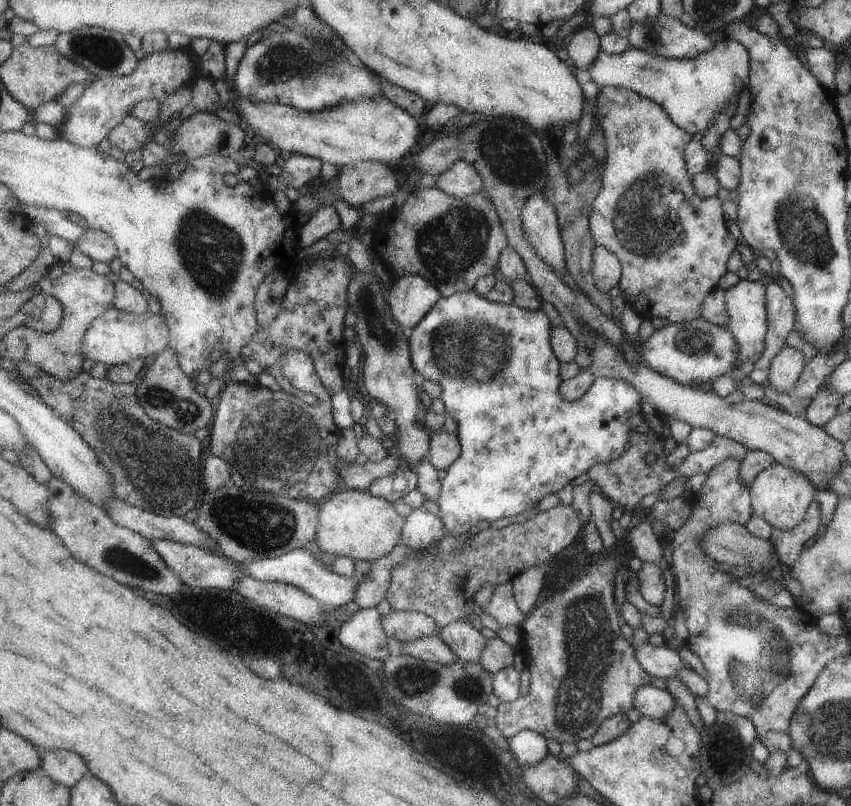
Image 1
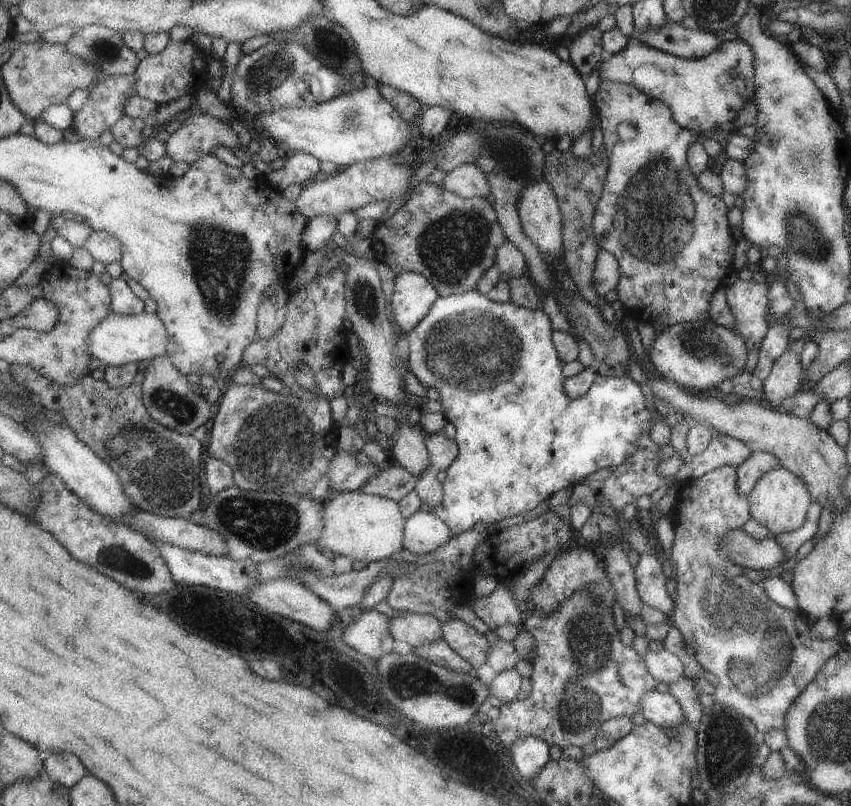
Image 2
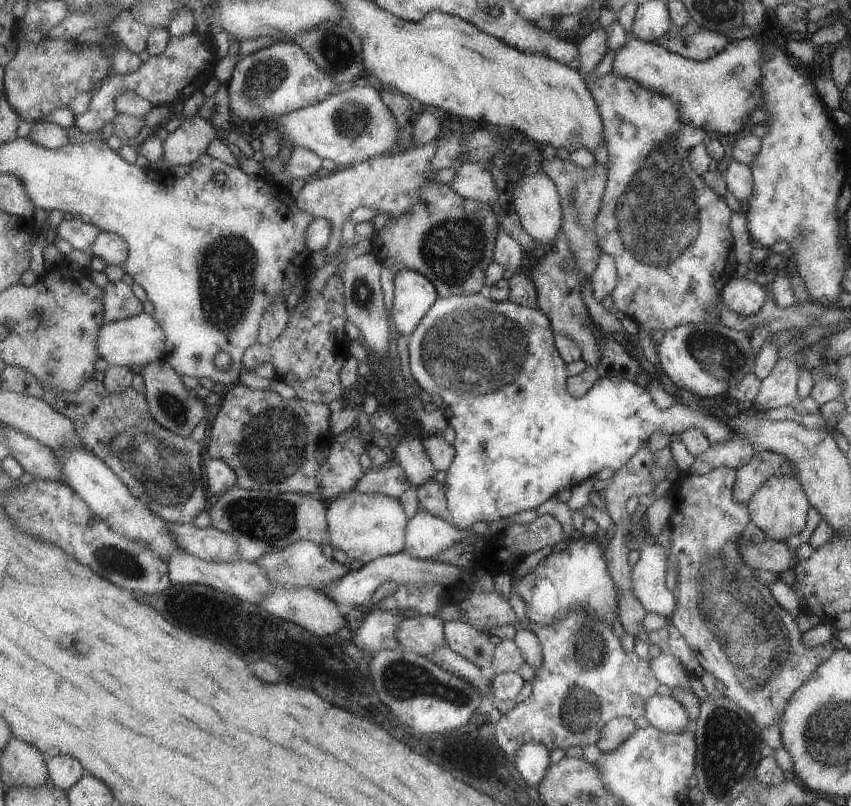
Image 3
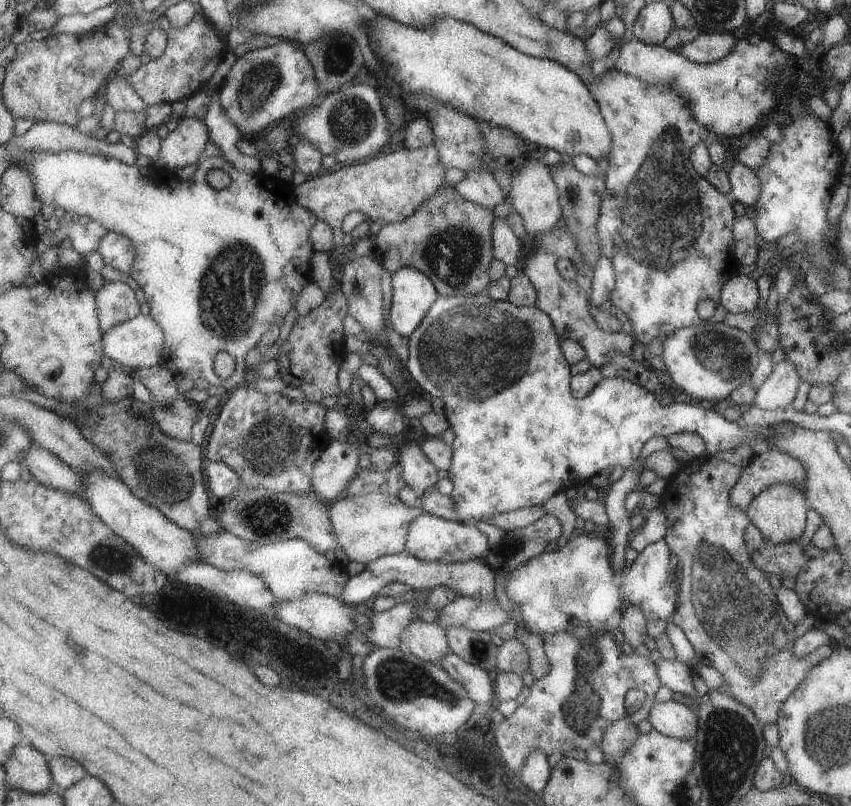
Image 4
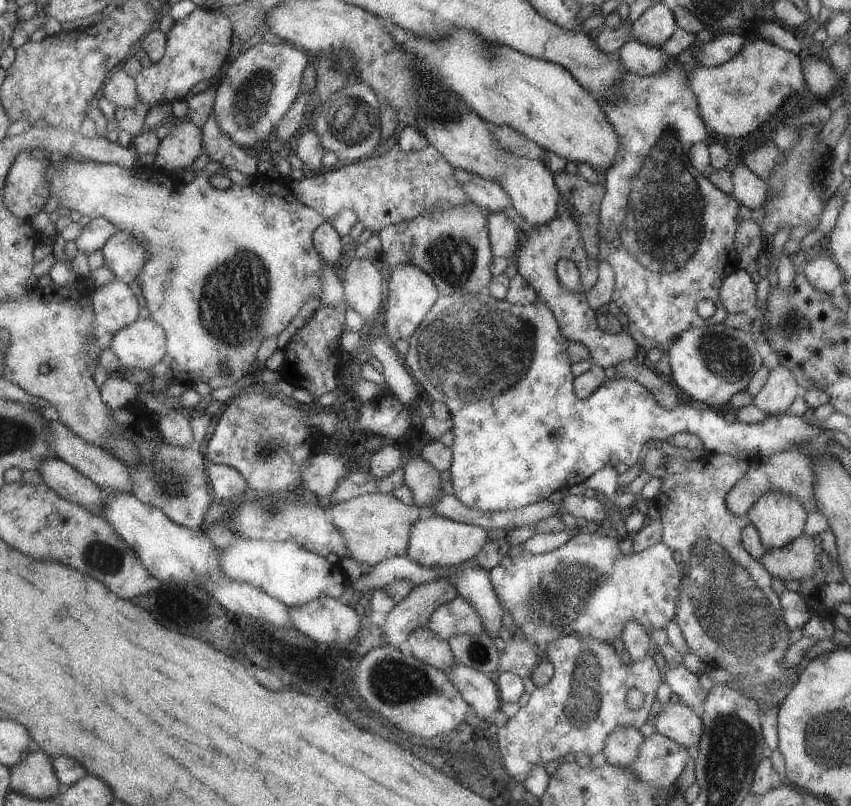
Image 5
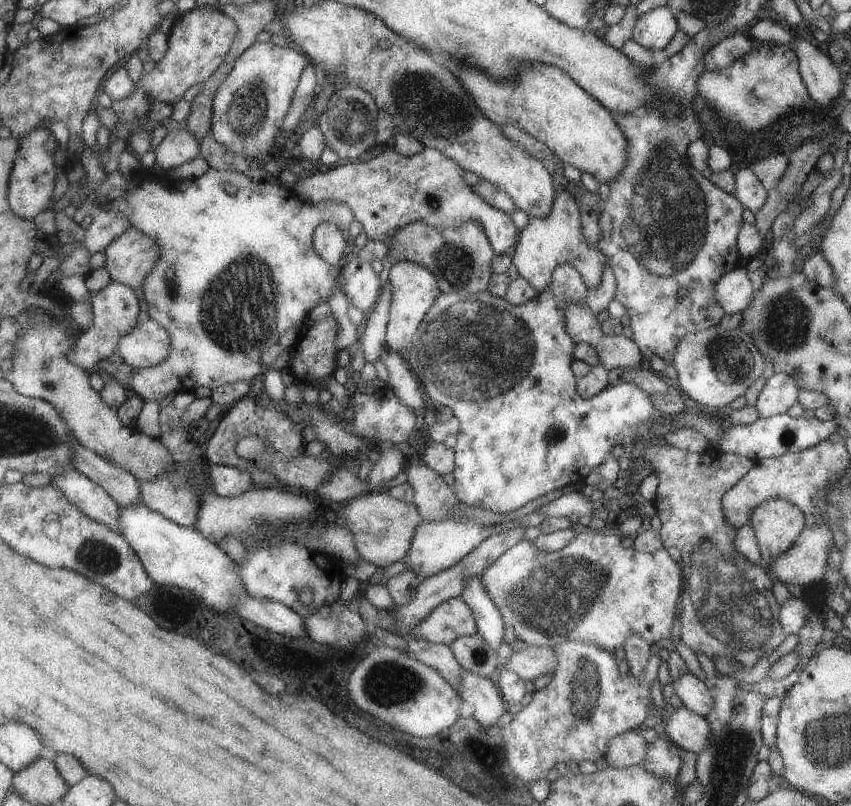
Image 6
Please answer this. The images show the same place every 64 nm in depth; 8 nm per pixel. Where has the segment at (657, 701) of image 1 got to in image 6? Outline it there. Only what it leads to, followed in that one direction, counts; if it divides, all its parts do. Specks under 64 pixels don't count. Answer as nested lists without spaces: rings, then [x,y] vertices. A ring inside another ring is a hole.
[[[683,706],[674,708],[674,711],[661,721],[665,734],[676,746],[696,755],[708,746],[712,738],[709,723]]]

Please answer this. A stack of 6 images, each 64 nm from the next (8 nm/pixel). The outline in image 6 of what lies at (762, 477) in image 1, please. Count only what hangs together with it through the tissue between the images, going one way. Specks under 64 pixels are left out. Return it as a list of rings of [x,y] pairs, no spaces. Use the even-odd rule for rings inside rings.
[[[777,497],[760,502],[752,510],[748,525],[753,529],[756,538],[760,554],[759,564],[766,569],[776,556],[785,552],[793,544],[799,532],[805,527],[803,513],[794,504]]]

